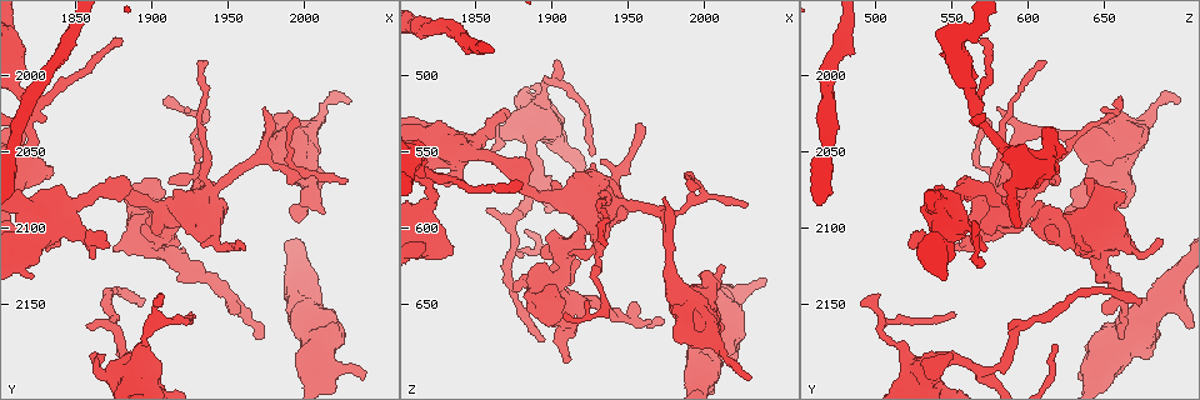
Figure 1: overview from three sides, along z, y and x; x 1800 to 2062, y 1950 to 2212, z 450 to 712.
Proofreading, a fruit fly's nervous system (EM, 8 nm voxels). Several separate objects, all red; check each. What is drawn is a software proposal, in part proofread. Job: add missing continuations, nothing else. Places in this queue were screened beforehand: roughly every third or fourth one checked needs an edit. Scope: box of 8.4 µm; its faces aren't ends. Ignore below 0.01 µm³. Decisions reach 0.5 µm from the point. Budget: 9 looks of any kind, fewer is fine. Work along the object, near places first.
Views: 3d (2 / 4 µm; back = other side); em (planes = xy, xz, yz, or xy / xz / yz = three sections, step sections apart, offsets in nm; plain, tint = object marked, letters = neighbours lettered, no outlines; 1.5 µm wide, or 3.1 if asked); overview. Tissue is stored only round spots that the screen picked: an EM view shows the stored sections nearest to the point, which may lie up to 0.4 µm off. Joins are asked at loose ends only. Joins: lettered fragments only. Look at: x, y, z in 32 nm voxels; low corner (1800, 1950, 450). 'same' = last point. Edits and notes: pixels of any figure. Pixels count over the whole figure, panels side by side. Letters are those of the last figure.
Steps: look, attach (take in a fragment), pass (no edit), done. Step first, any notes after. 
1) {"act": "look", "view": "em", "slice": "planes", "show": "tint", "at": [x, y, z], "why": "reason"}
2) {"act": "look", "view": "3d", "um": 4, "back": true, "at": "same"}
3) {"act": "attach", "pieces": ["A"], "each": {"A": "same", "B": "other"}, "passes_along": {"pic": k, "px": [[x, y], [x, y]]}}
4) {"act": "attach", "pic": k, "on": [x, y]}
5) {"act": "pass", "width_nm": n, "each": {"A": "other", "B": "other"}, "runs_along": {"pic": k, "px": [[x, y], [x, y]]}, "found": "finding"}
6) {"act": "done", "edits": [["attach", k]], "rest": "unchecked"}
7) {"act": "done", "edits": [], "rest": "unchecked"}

{"act": "look", "view": "3d", "um": 4, "back": true, "at": [2026, 2070, 584], "why": "branch stops here"}

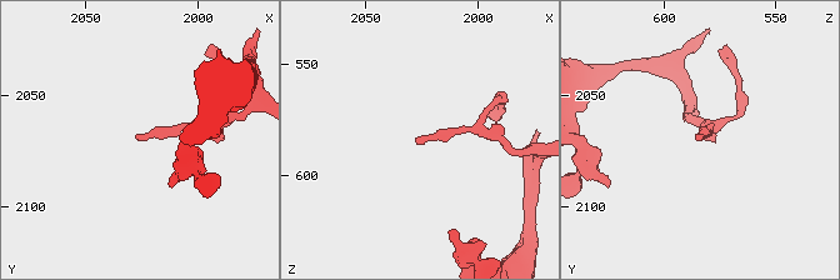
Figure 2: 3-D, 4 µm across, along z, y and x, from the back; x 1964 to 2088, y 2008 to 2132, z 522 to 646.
{"act": "look", "view": "em", "slice": "yz", "step": 8, "show": "tint", "at": [2028, 2069, 585]}

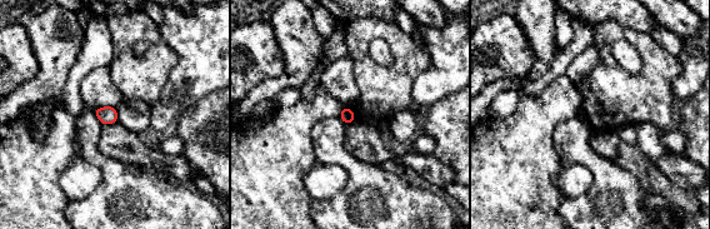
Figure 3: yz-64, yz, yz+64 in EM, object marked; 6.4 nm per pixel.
{"act": "look", "view": "em", "slice": "planes", "show": "letters", "at": "same", "why": "another direction"}

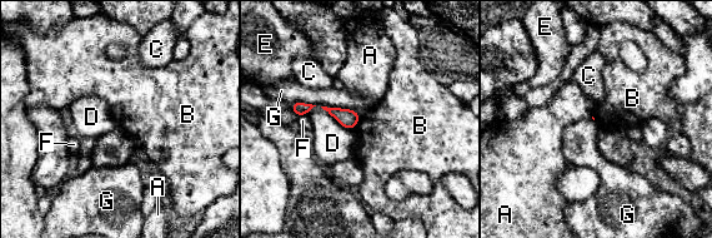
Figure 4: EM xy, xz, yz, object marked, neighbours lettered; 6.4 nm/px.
{"act": "pass", "each": {"A": "other", "B": "other", "C": "other", "D": "other", "E": "other", "F": "other", "G": "other"}, "found": "no lettered fragment goes on from it"}

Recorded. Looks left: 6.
{"act": "look", "view": "em", "slice": "xy", "step": 4, "show": "tint", "at": [1970, 2174, 662], "why": "branch stops here"}

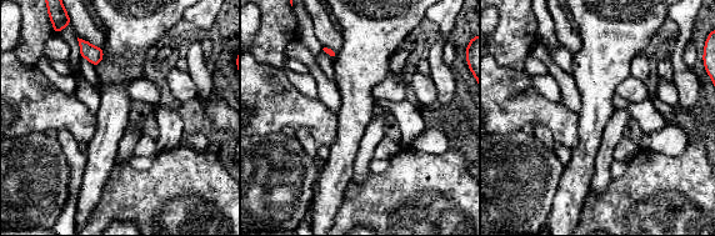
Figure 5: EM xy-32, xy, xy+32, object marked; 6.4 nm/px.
{"act": "look", "view": "em", "slice": "planes", "show": "letters", "at": "same", "why": "cut it another way"}

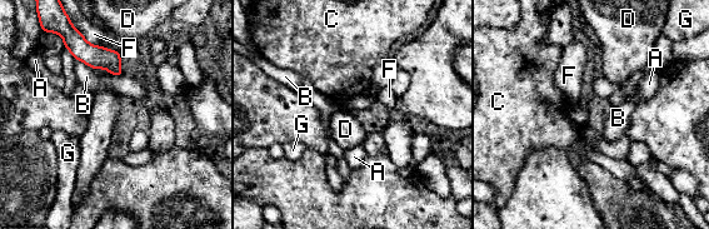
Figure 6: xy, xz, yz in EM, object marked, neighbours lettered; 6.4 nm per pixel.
{"act": "pass", "each": {"A": "other", "B": "other", "C": "other", "D": "other", "F": "other", "G": "other"}, "border": {"pic": 6, "px": [[101, 45], [113, 50]]}, "found": "no lettered fragment goes on from it"}

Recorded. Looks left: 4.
{"act": "look", "view": "3d", "um": 2, "at": [1894, 2146, 674], "why": "tapers out"}

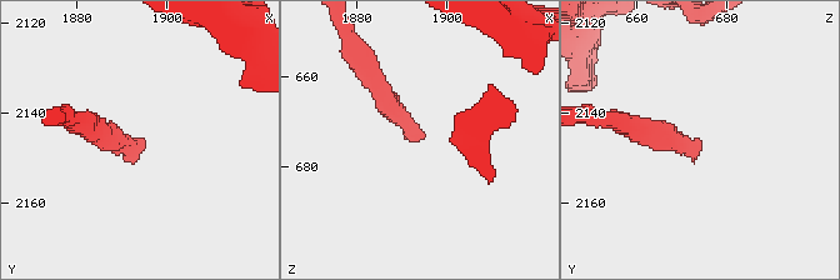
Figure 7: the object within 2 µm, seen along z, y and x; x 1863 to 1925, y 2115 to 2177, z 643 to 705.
{"act": "look", "view": "em", "slice": "planes", "show": "letters", "at": [1895, 2146, 673], "why": "now the EM"}

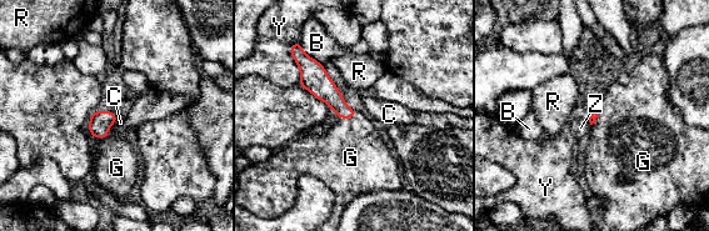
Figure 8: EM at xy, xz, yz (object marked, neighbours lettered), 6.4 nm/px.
{"act": "attach", "pieces": ["G"], "longest_contact_nm": ["Y", 220], "each": {"B": "other", "C": "other", "G": "same", "R": "other", "Y": "other", "Z": "other"}, "passes_along": {"pic": 8, "px": [[100, 121], [108, 131], [116, 167]]}, "found": "the cell continues"}

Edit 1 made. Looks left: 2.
{"act": "look", "view": "overview", "why": "see it whole again"}

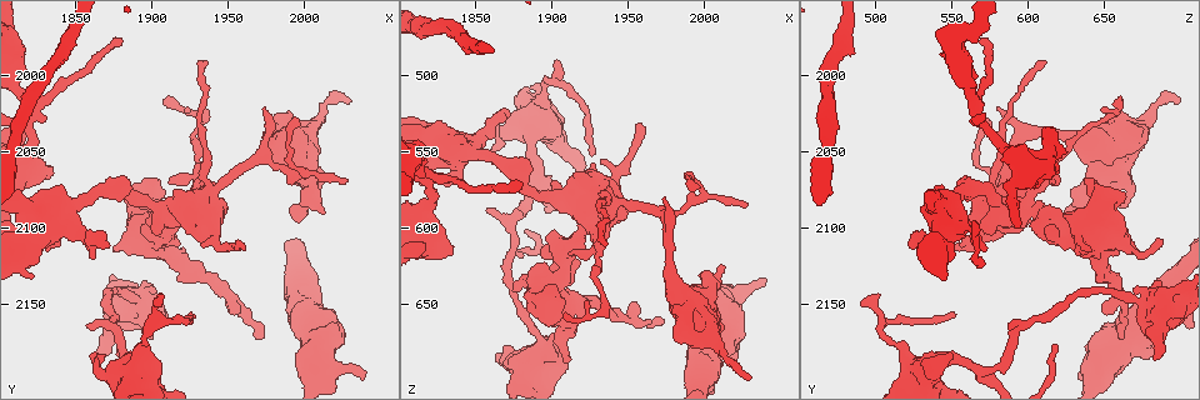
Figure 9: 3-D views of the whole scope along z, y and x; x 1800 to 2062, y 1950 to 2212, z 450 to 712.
{"act": "look", "view": "em", "slice": "xz", "step": 8, "show": "letters", "at": [2030, 2016, 700], "why": "branch stops here"}

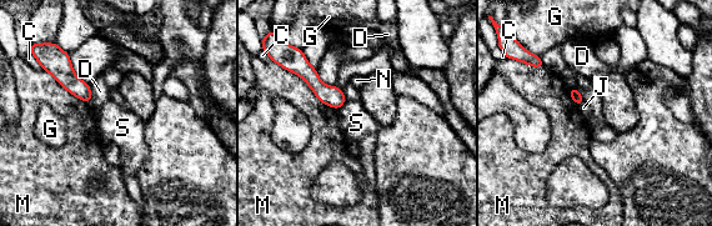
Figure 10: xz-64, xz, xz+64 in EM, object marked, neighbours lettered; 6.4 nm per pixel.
{"act": "pass", "each": {"C": "other", "D": "other", "G": "other", "J": "other", "M": "other", "N": "other", "S": "other"}, "runs_along": {"pic": 10, "px": [[297, 54], [297, 64], [336, 105]]}, "found": "none of them fits"}

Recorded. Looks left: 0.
{"act": "done", "edits": [["attach", 8]], "rest": "unchecked"}

